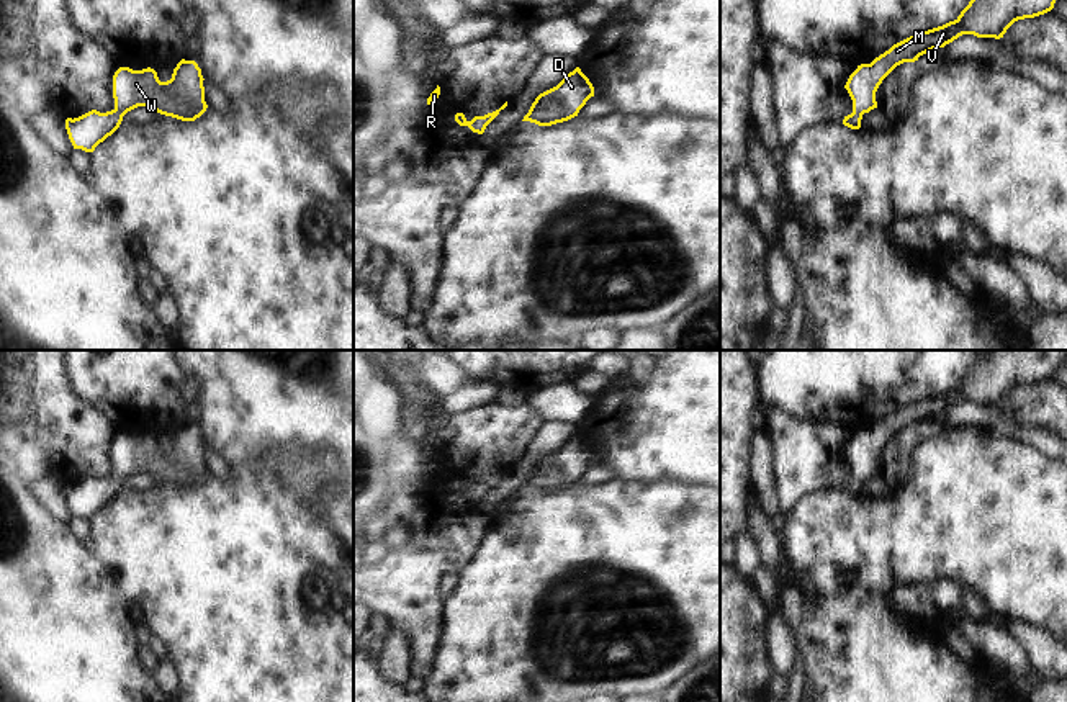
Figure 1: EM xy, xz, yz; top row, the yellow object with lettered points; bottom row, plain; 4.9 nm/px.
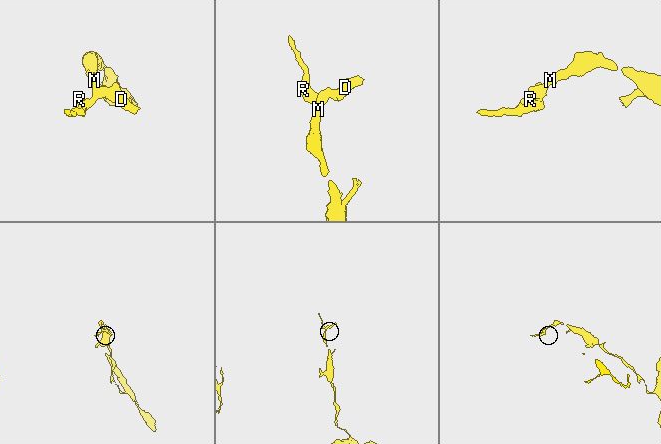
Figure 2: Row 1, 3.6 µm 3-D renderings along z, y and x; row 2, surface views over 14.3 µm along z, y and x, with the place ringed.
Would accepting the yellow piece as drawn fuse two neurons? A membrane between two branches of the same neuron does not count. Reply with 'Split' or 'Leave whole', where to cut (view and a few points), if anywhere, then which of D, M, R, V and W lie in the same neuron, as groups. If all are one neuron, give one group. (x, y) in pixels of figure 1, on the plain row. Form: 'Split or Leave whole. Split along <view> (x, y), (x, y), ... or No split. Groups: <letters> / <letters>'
Leave whole. No split. Groups: D M R V W

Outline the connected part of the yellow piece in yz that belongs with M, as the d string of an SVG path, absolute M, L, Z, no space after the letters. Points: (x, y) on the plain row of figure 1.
M979 350L972 367L954 388L913 401L871 430L858 432L844 452L853 466L853 479L844 483L843 491L861 494L862 481L877 475L879 452L897 432L915 429L962 401L1000 406L1015 388L1051 378L1062 353L1064 350Z

